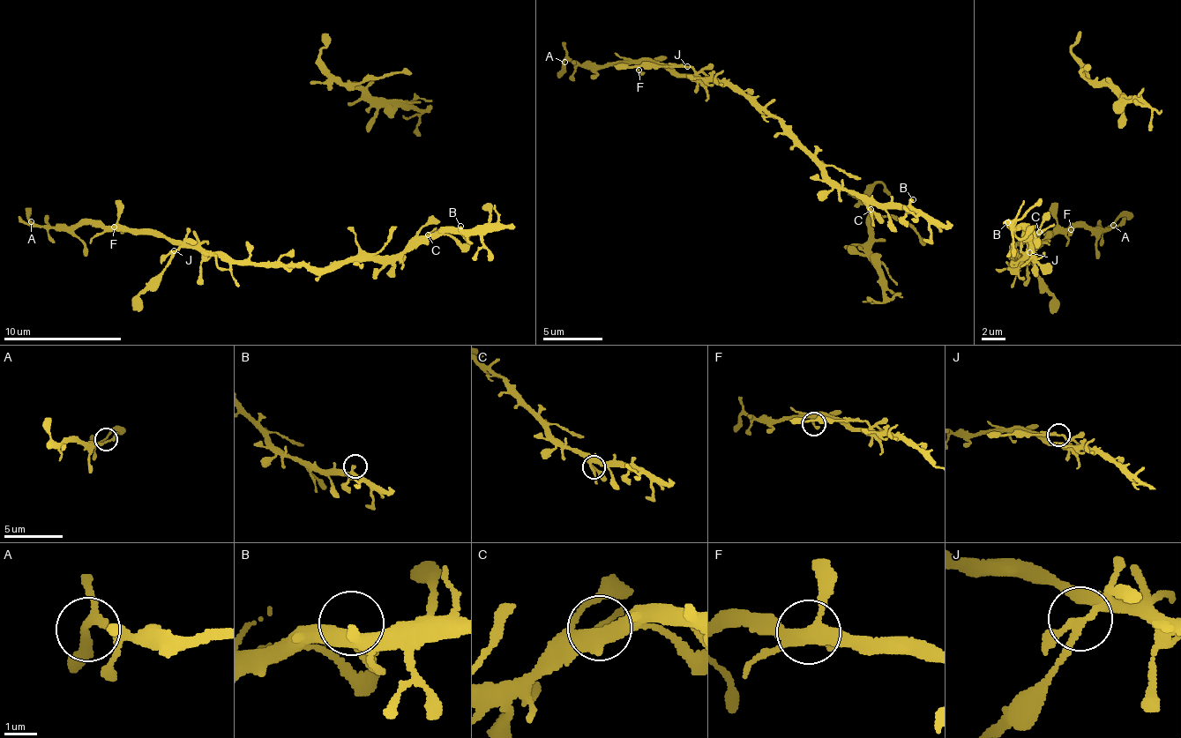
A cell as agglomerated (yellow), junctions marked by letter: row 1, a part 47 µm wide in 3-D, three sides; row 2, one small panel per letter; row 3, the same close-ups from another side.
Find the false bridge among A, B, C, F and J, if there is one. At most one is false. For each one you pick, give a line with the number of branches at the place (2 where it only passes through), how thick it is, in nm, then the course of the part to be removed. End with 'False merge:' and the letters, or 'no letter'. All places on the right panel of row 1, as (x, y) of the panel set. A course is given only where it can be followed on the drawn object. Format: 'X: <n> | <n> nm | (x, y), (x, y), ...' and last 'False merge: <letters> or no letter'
J: 4 | 160 nm | (1028, 251), (1051, 300), (1053, 314)
False merge: J

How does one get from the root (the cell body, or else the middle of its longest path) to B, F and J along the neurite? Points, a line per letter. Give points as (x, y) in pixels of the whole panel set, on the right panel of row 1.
B: (1020, 260), (1032, 259), (1032, 247), (1026, 241), (1024, 228), (1014, 227), (1007, 222)
F: (1020, 260), (1011, 266), (1017, 267), (1013, 264), (1023, 254), (1041, 249), (1051, 231), (1071, 229)
J: (1020, 260), (1011, 266), (1017, 267), (1013, 264), (1018, 264), (1017, 259), (1030, 254), (1031, 248), (1028, 251)

